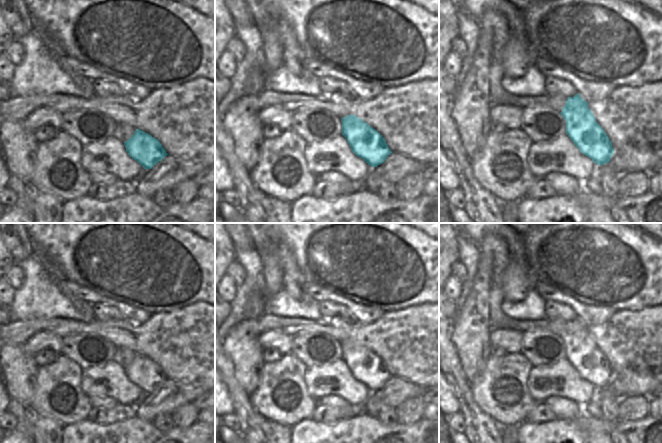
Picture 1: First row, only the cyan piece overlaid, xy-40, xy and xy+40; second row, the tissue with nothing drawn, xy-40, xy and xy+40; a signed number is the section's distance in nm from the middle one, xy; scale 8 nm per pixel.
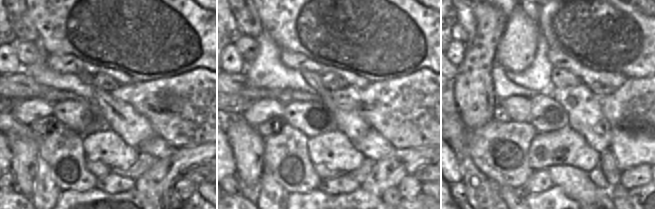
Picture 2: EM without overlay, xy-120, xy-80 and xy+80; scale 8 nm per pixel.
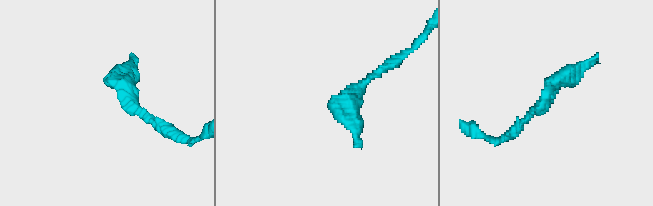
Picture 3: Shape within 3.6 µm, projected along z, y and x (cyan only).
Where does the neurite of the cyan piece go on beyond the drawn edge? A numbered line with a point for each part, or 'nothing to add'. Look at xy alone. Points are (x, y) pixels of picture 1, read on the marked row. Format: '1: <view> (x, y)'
nothing to add

